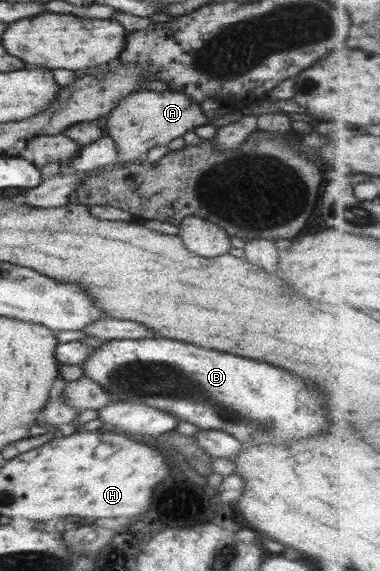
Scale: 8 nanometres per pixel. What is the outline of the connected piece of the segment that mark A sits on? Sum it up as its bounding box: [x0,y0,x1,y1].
[106,89,209,163]

